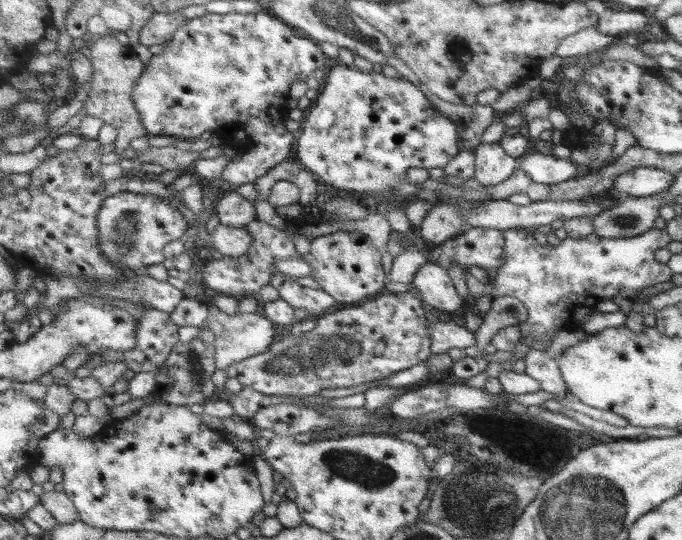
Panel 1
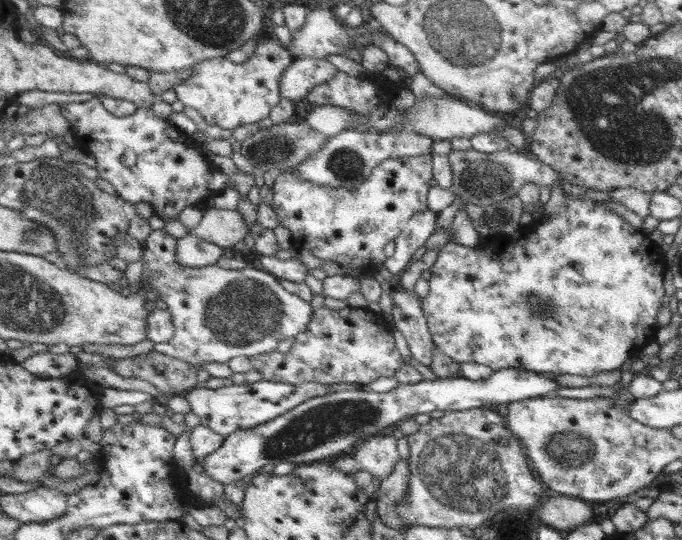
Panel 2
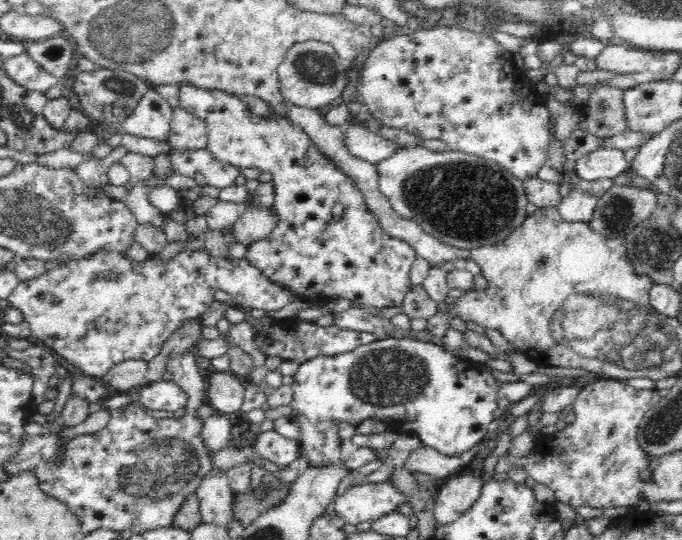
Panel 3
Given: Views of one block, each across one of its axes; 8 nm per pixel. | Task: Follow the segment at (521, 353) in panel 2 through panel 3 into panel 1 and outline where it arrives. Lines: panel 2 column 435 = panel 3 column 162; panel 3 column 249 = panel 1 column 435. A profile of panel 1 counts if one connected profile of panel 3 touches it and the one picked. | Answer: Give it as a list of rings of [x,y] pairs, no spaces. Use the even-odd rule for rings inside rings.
[[[430,262],[421,266],[417,275],[413,278],[413,283],[422,294],[422,299],[435,308],[436,311],[453,311],[464,305],[461,296],[455,292],[455,278],[451,278],[451,274],[447,274],[447,264],[441,266],[439,263]]]

